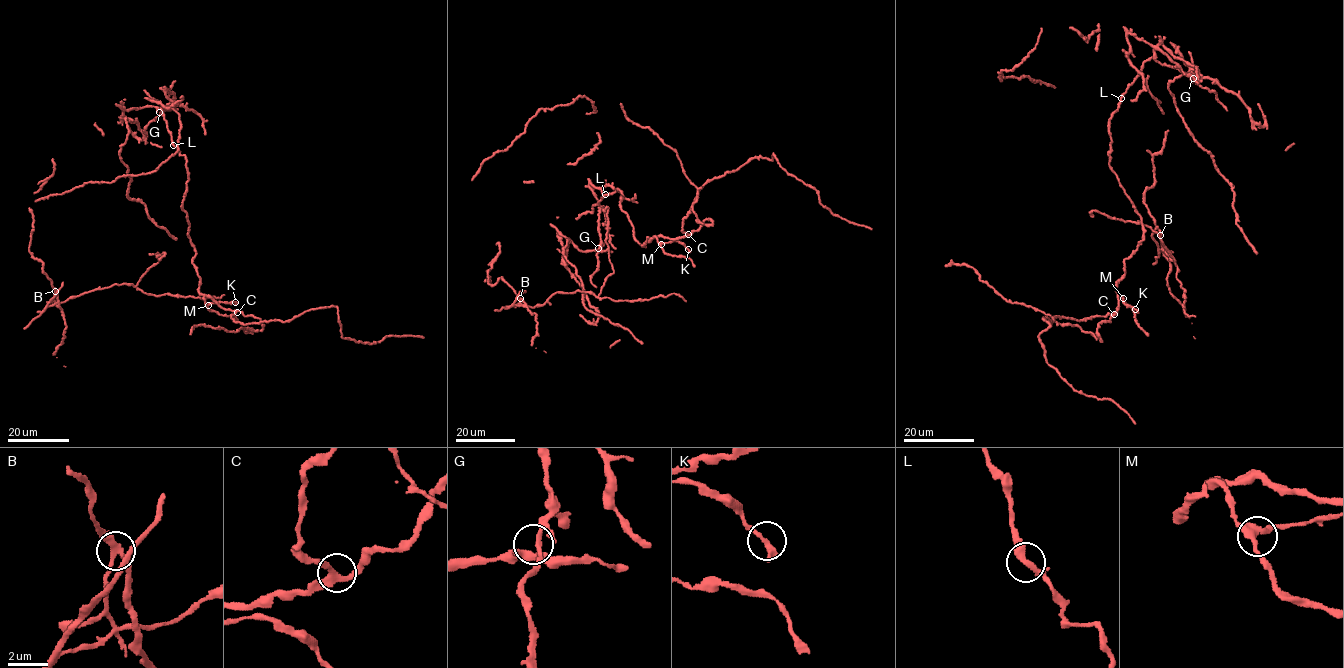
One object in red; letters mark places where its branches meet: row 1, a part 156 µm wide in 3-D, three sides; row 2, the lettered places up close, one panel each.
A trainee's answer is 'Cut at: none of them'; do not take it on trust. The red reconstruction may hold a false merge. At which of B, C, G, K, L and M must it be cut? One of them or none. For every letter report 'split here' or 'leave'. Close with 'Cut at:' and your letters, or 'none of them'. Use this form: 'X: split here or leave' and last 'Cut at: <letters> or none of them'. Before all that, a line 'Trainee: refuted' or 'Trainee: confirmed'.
Trainee: refuted
B: split here
C: leave
G: leave
K: leave
L: leave
M: leave
Cut at: B

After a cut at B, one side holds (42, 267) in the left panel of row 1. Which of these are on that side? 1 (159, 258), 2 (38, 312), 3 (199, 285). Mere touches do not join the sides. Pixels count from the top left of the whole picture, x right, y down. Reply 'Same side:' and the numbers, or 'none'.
Same side: 3

